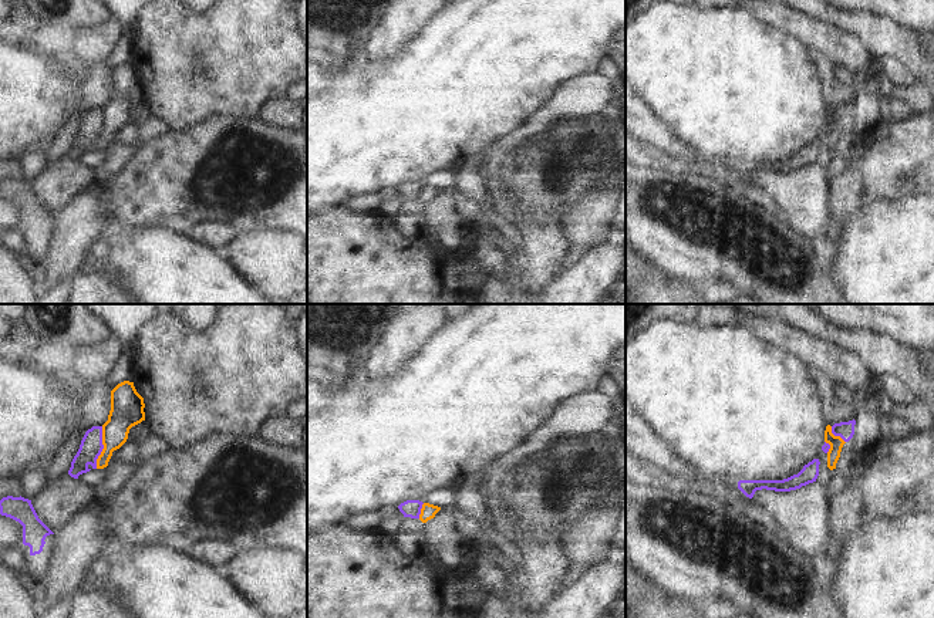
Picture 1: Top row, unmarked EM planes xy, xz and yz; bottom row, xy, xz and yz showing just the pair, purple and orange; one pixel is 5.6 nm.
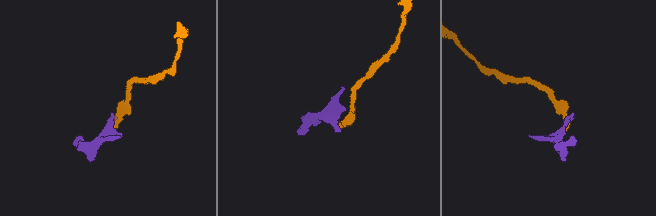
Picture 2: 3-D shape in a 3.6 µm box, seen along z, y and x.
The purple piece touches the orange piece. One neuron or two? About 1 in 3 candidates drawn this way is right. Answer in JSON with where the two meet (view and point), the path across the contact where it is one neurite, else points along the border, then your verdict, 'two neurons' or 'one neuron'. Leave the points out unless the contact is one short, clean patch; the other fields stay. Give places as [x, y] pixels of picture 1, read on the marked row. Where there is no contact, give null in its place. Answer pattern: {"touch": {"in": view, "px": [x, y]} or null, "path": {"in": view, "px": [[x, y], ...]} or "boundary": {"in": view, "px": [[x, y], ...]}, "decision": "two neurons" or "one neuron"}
{"touch": {"in": "xy", "px": [103, 448]}, "boundary": {"in": "xy", "px": [[103, 426], [103, 451], [95, 468]]}, "decision": "two neurons"}

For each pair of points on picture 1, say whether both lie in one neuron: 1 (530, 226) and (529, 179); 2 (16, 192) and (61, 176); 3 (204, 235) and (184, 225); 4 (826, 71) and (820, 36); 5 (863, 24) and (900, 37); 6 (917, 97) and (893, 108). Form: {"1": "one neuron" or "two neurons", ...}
{"1": "two neurons", "2": "two neurons", "3": "two neurons", "4": "two neurons", "5": "one neuron", "6": "two neurons"}

